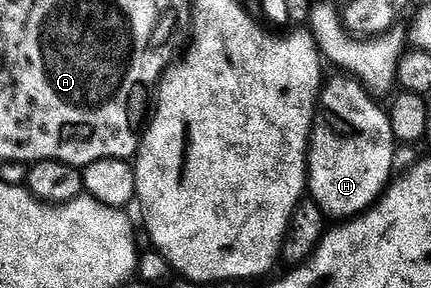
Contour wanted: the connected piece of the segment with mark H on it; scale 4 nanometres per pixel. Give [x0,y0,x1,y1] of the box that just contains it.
[307,74,397,218]

